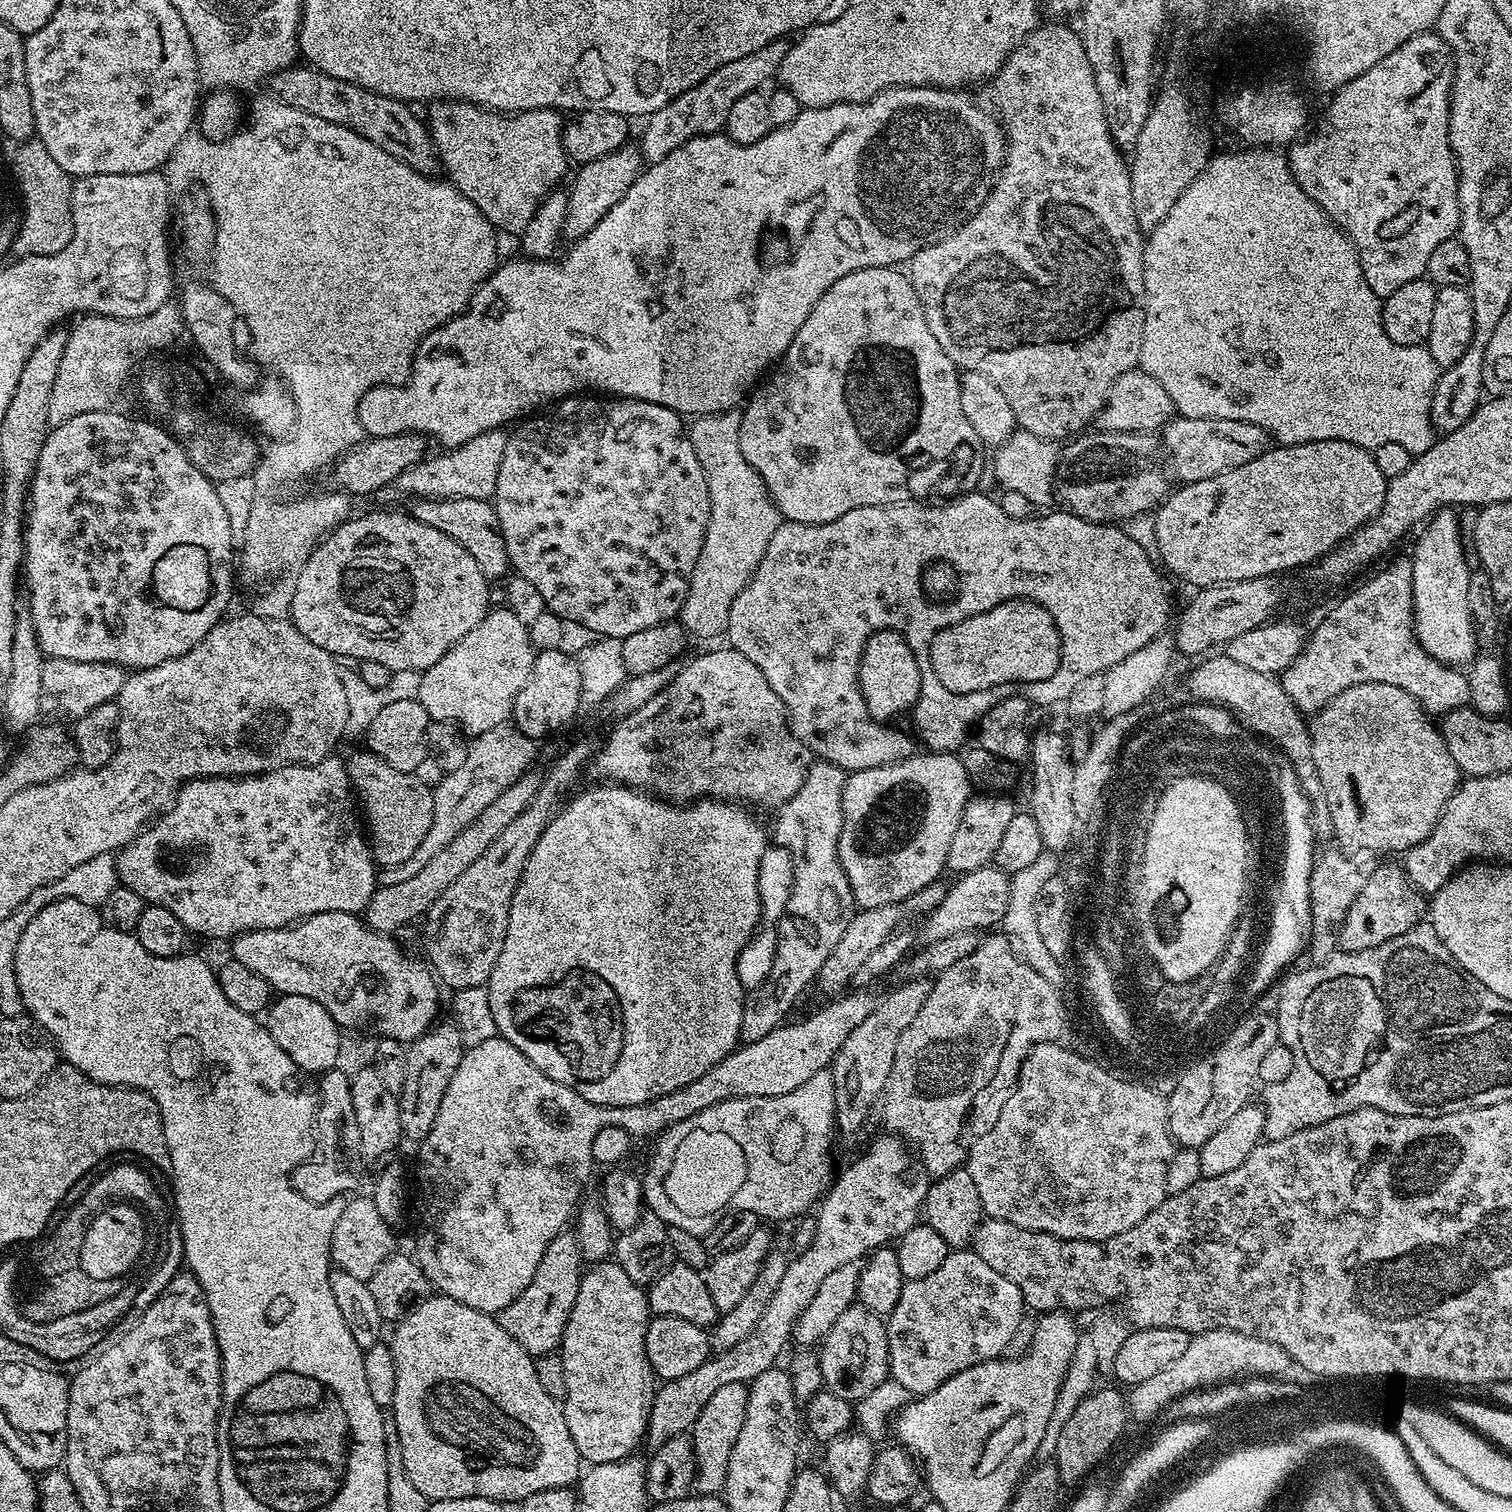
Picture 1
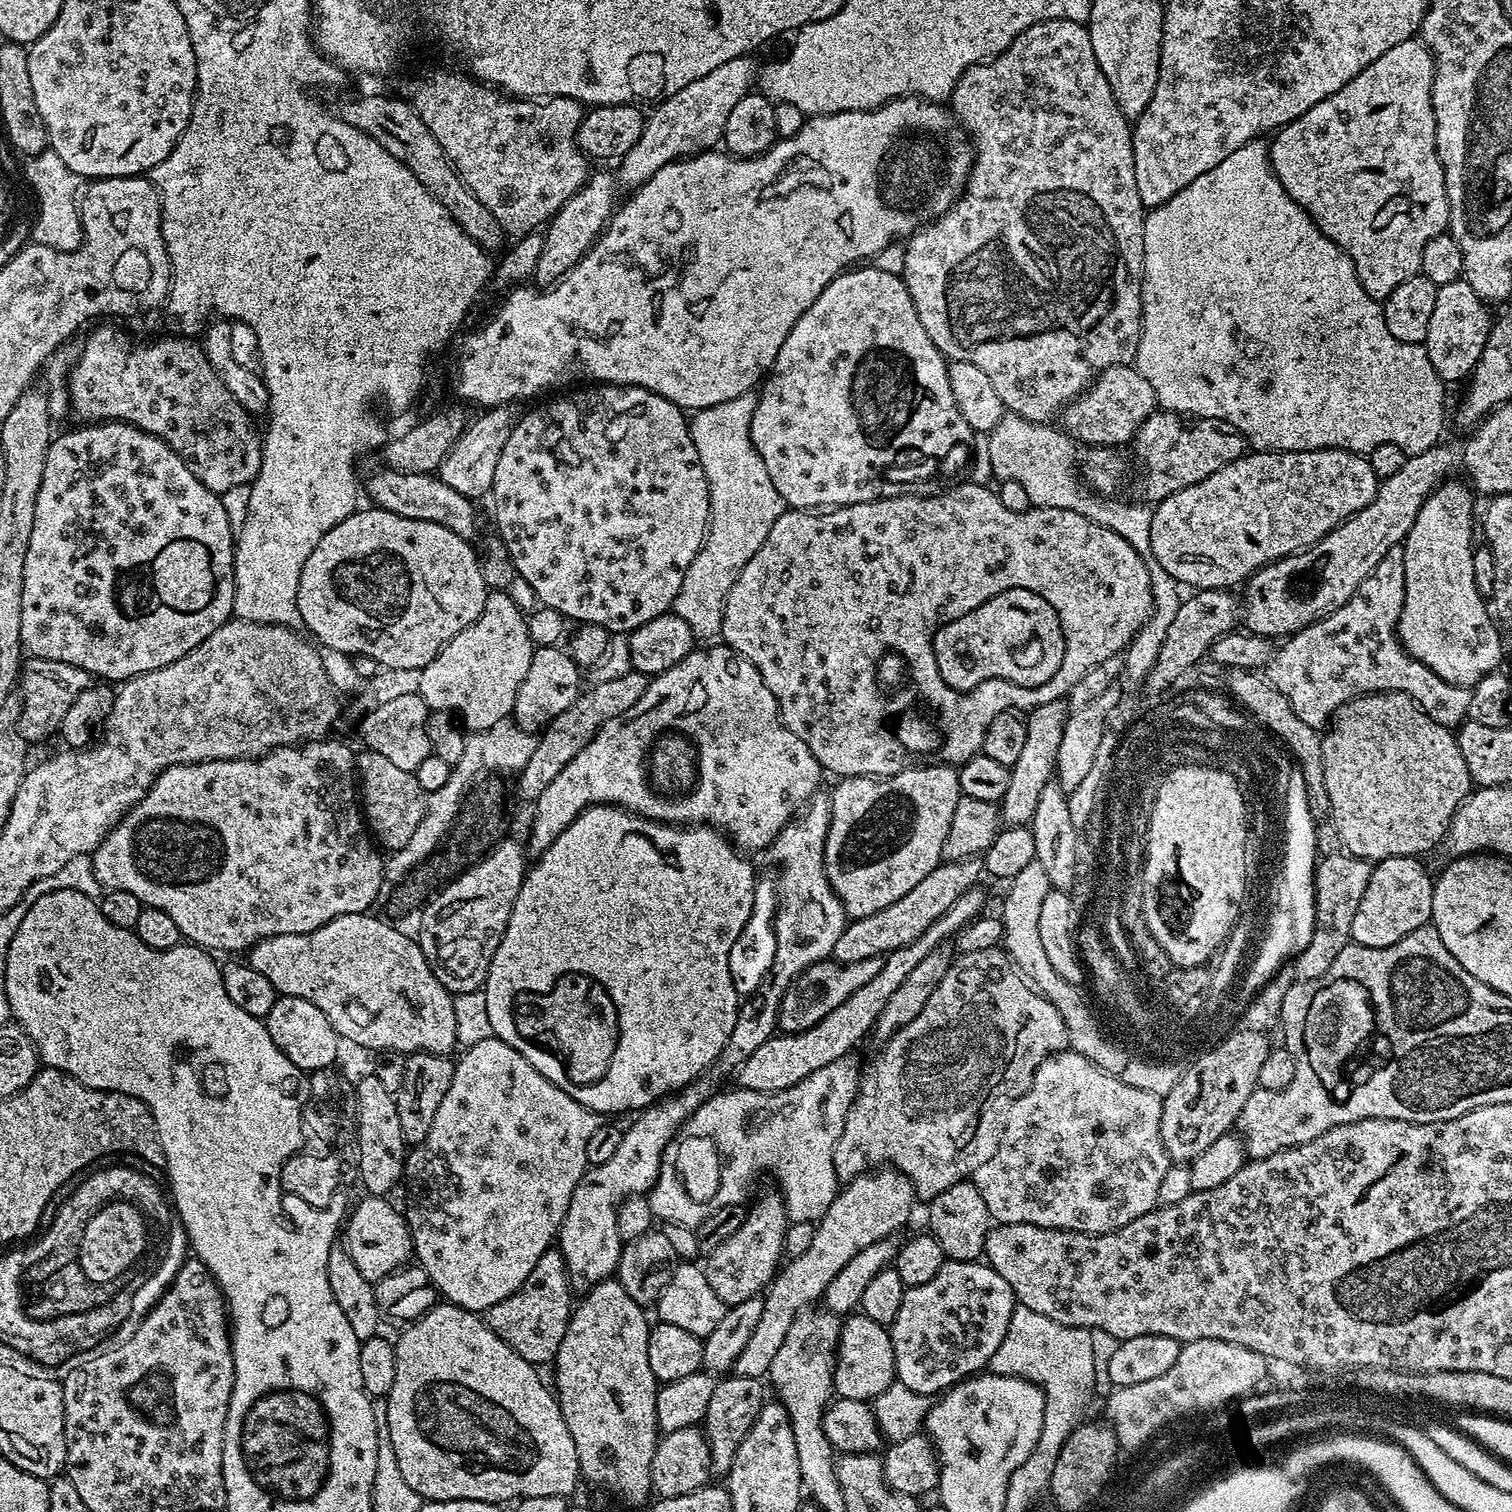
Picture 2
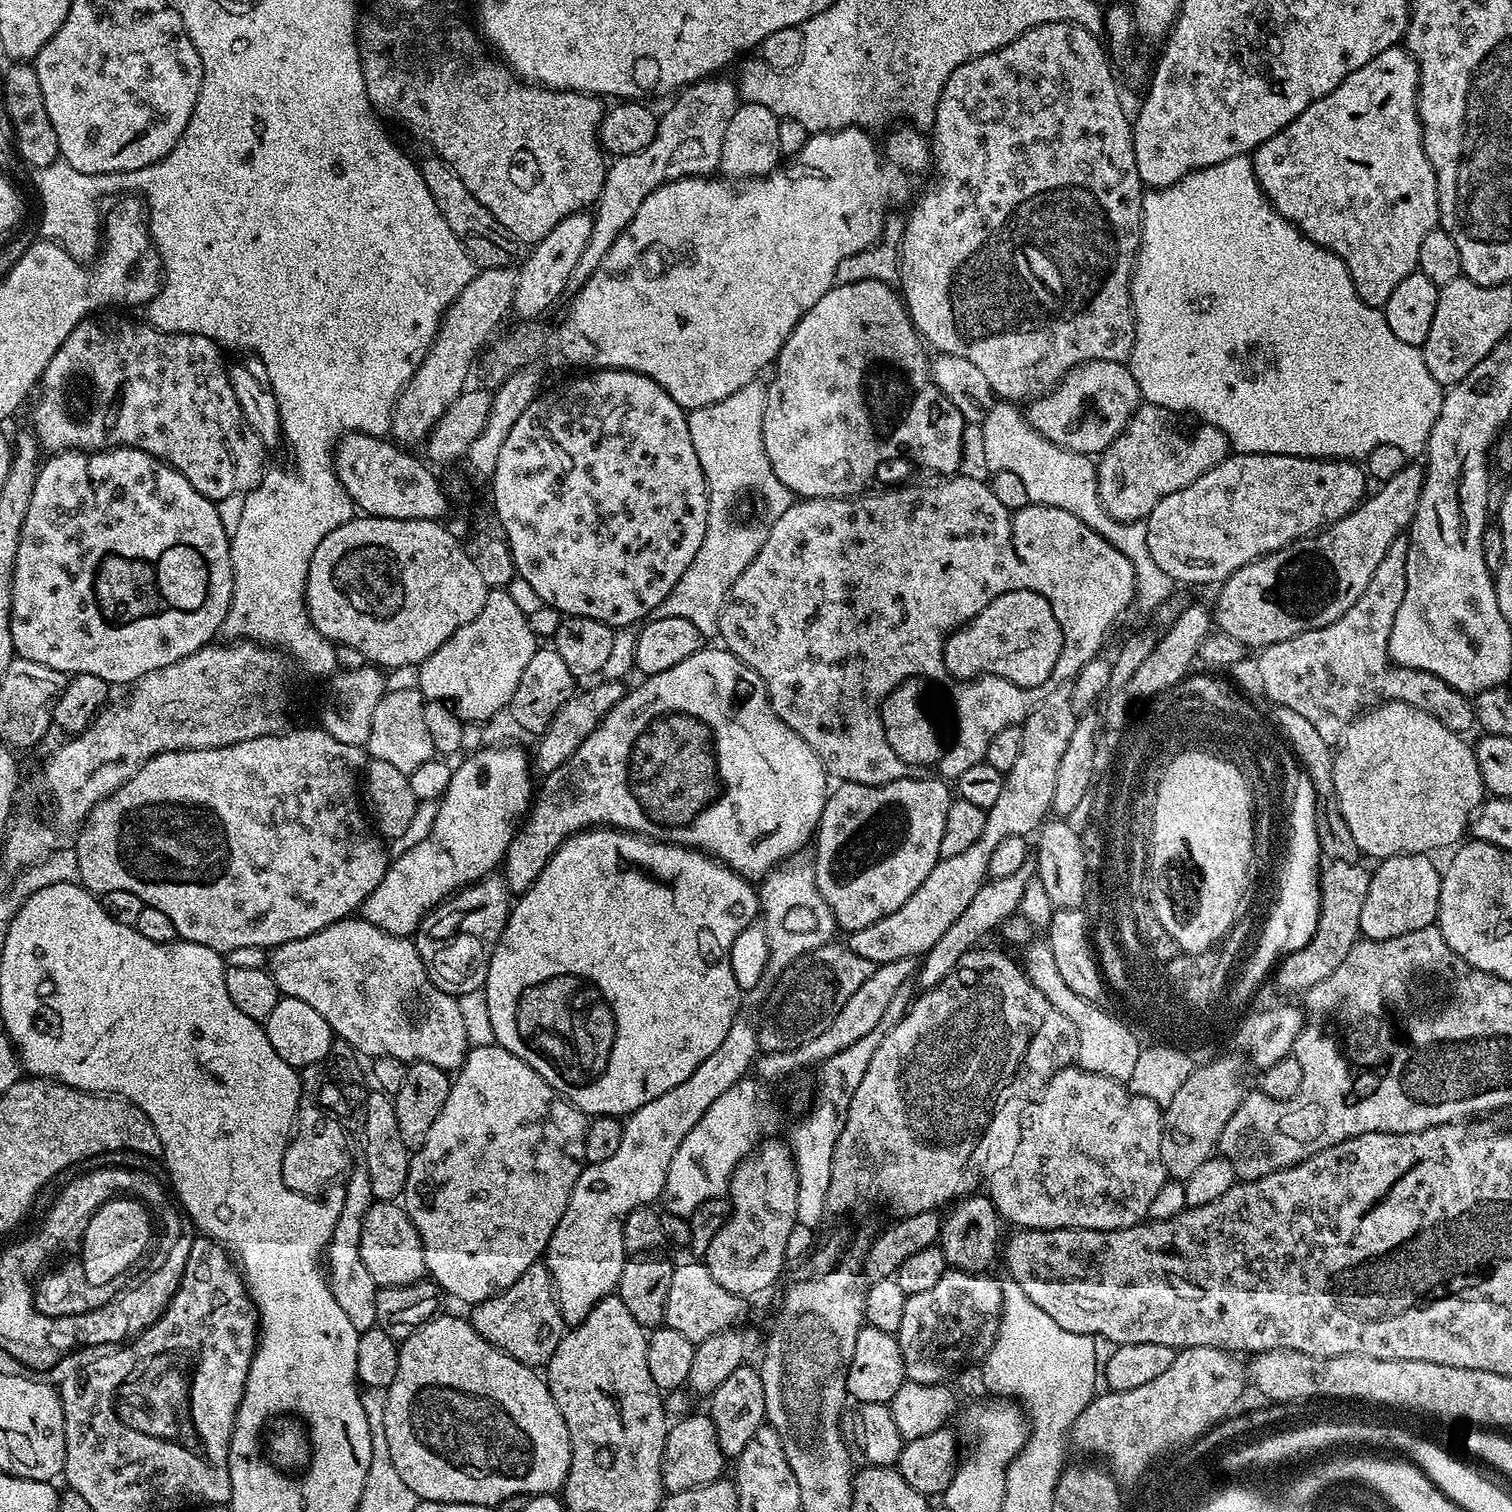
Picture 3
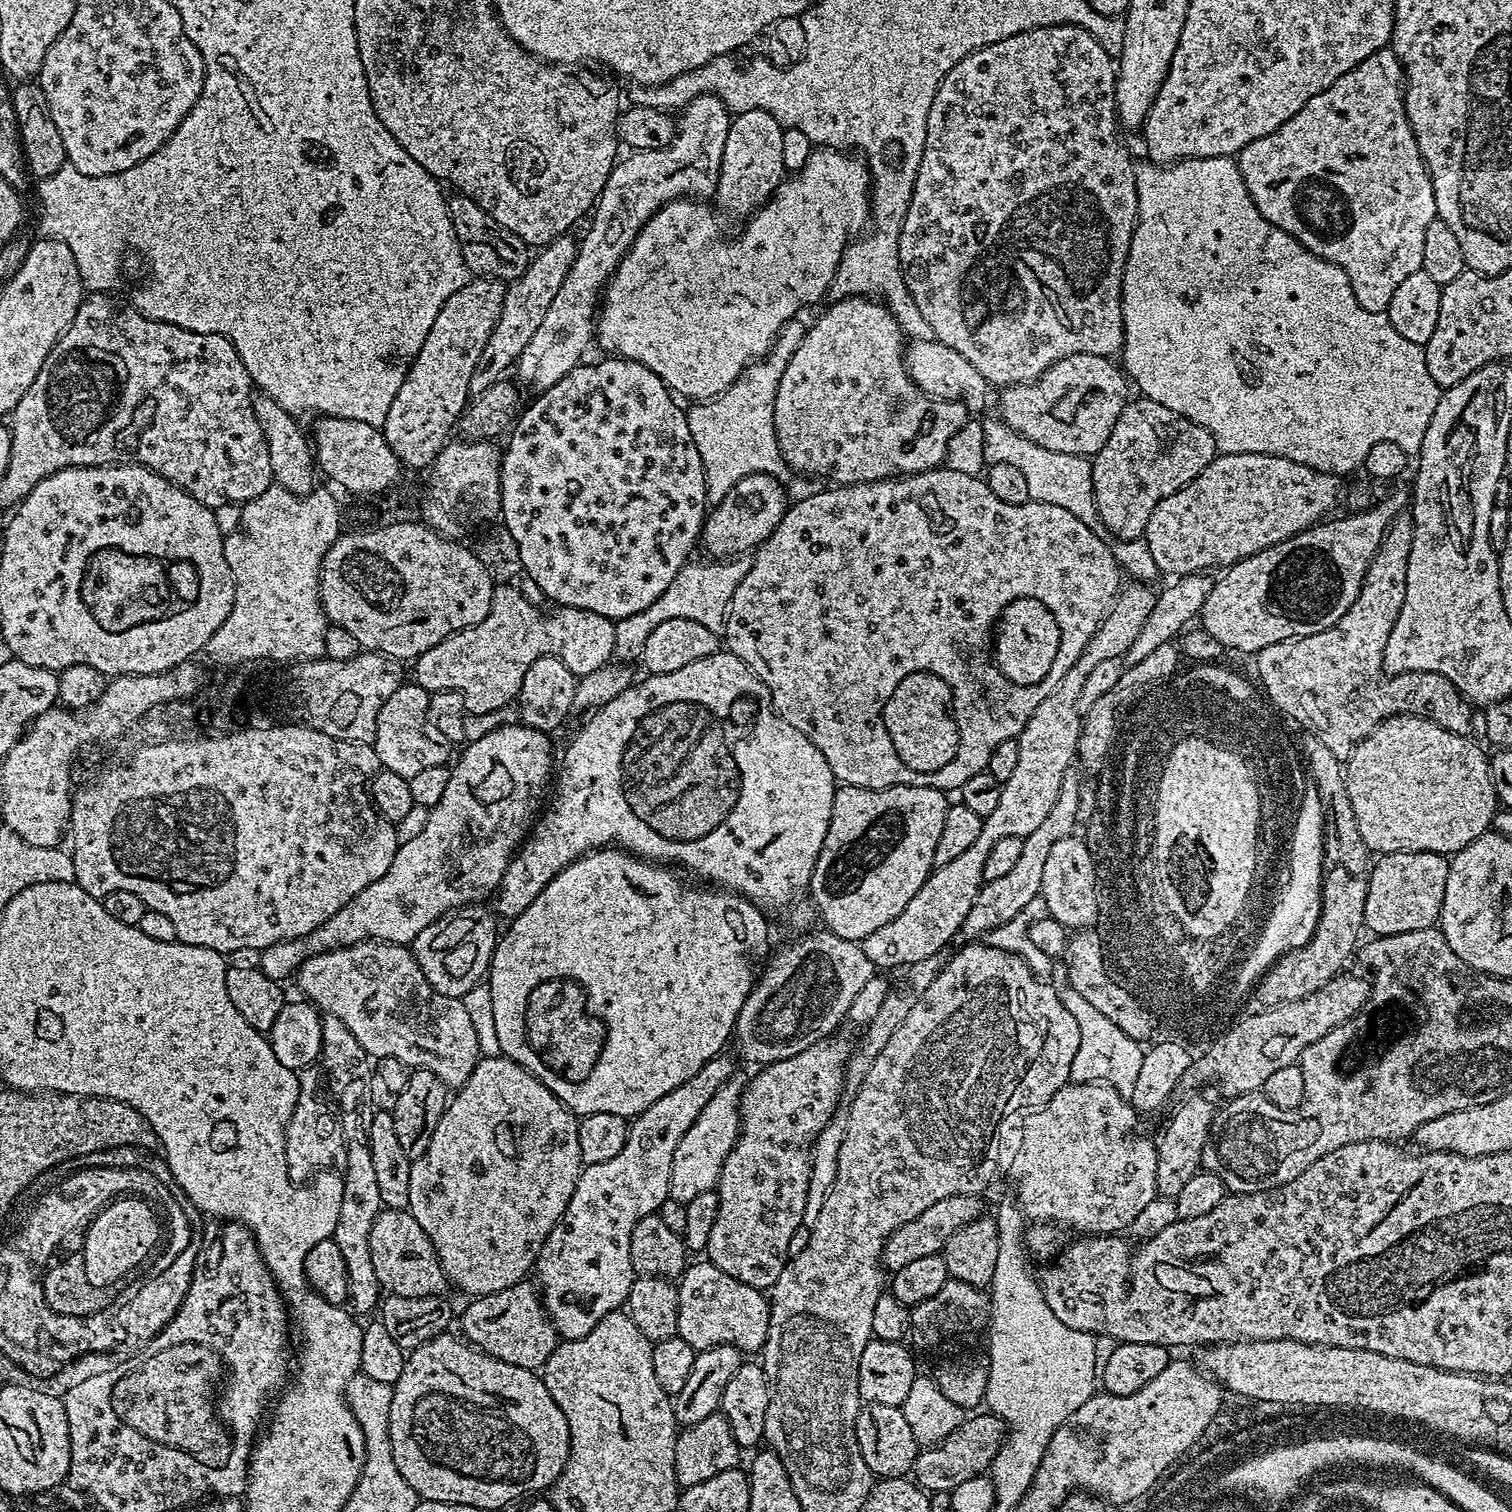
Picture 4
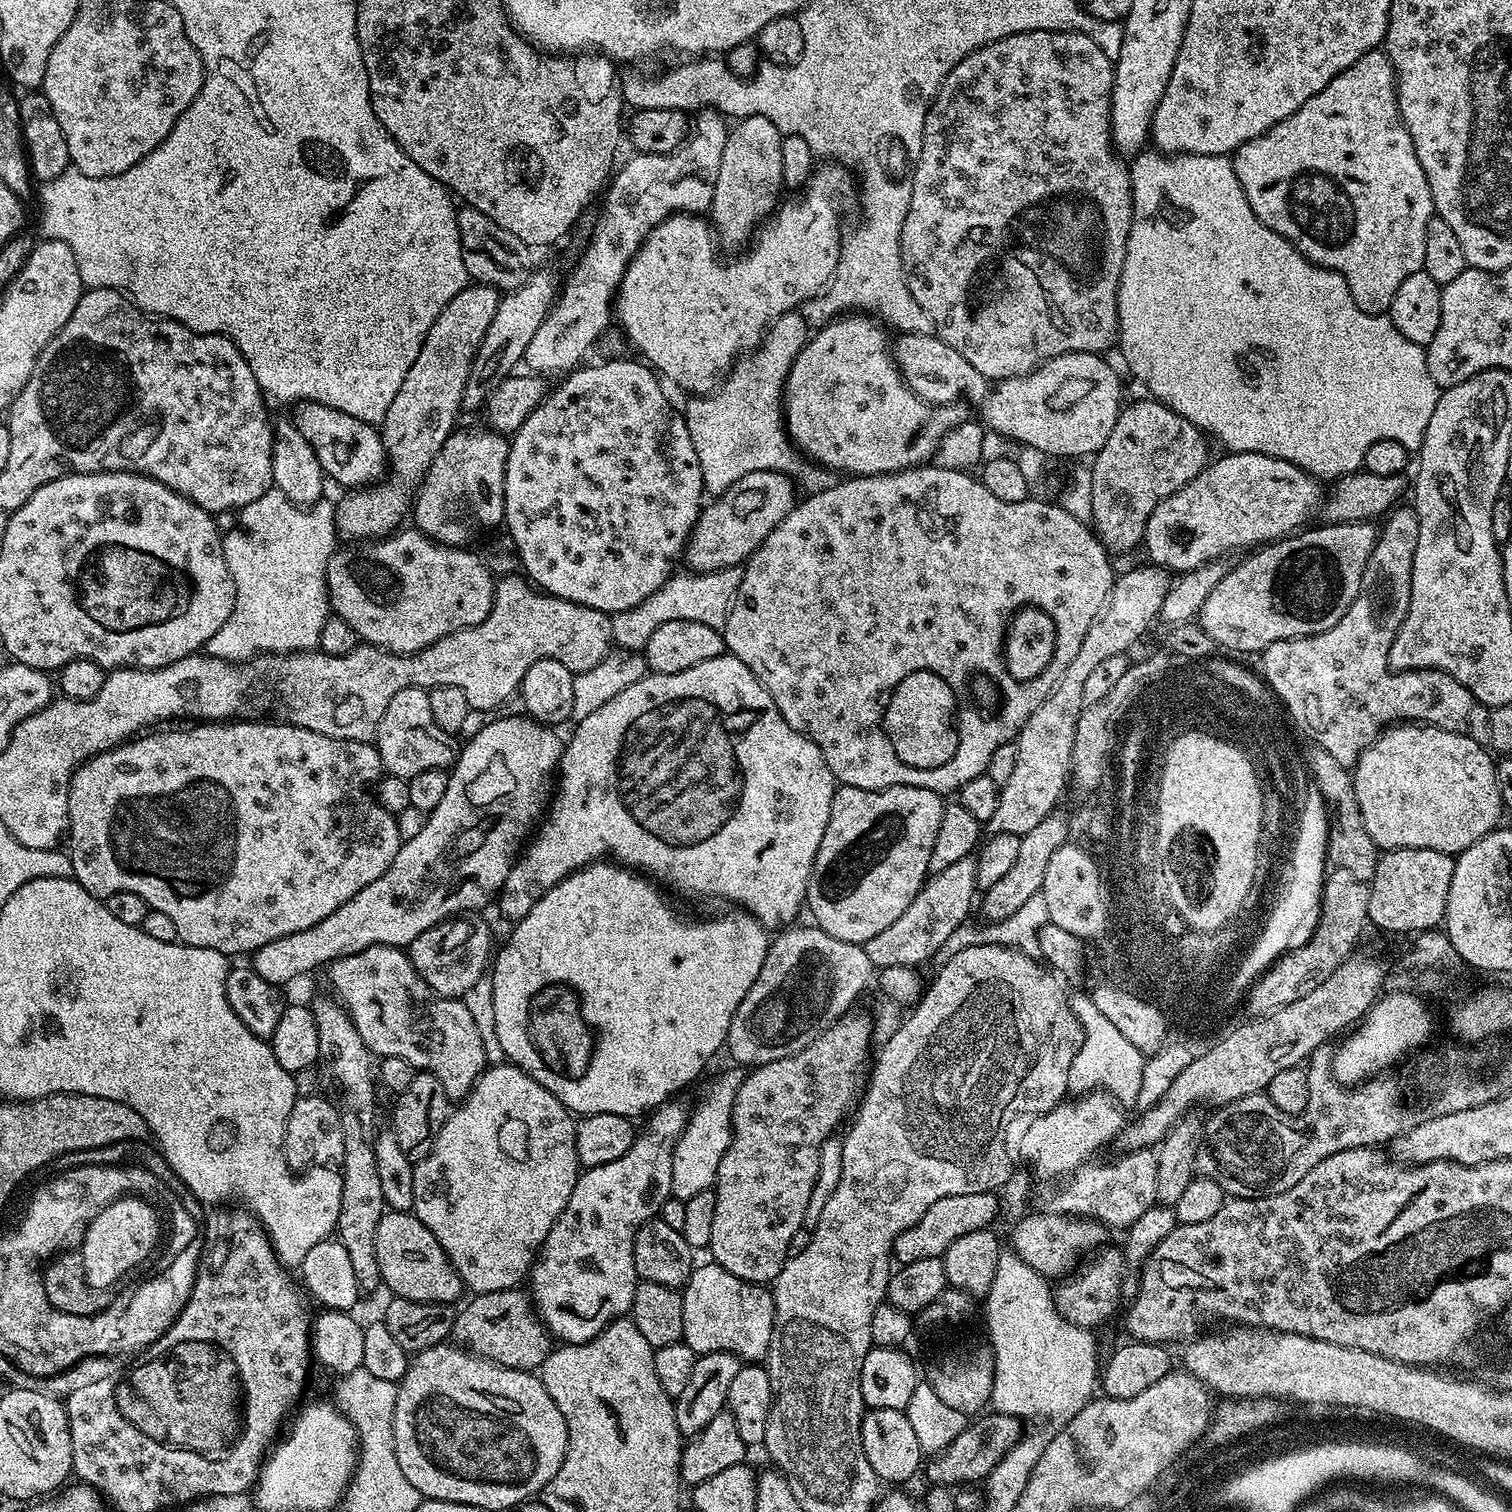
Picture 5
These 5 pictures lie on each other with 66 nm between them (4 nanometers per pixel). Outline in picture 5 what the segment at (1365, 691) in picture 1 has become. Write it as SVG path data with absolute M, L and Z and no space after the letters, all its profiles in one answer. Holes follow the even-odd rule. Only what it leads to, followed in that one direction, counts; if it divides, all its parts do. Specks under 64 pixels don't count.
M1392 726L1381 732L1364 749L1363 754L1360 755L1359 760L1354 765L1352 785L1356 791L1358 810L1362 814L1362 822L1366 826L1366 834L1370 834L1370 838L1374 838L1377 849L1425 848L1426 850L1459 854L1465 852L1470 846L1474 846L1474 842L1478 842L1484 835L1493 831L1501 823L1500 812L1503 813L1505 811L1505 806L1498 790L1498 778L1496 777L1497 761L1494 759L1493 753L1483 743L1480 745L1474 737L1468 735L1464 732L1446 732L1442 728L1431 726Z

